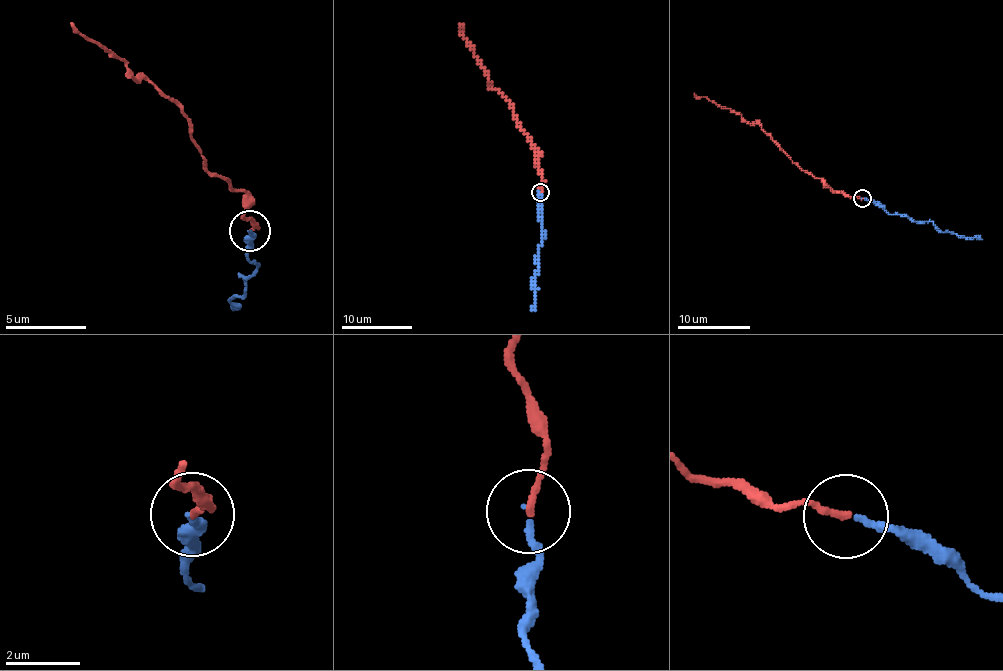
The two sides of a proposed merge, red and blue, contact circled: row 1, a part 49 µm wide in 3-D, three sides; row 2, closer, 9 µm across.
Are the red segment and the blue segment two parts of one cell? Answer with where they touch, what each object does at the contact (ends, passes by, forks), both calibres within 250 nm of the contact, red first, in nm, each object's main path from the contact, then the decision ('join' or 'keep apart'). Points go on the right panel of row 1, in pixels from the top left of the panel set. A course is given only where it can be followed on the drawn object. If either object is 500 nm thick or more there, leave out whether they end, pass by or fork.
at (862, 198); red ends there; blue ends there; 190 nm thick on the red side, 140 nm on the other; red runs (863, 198), (845, 196), (832, 191), (821, 180), (801, 170), (758, 124), (748, 123), (739, 114), (694, 93); blue runs (861, 198), (877, 202), (888, 212), (915, 221), (931, 221), (940, 230), (982, 239); join

